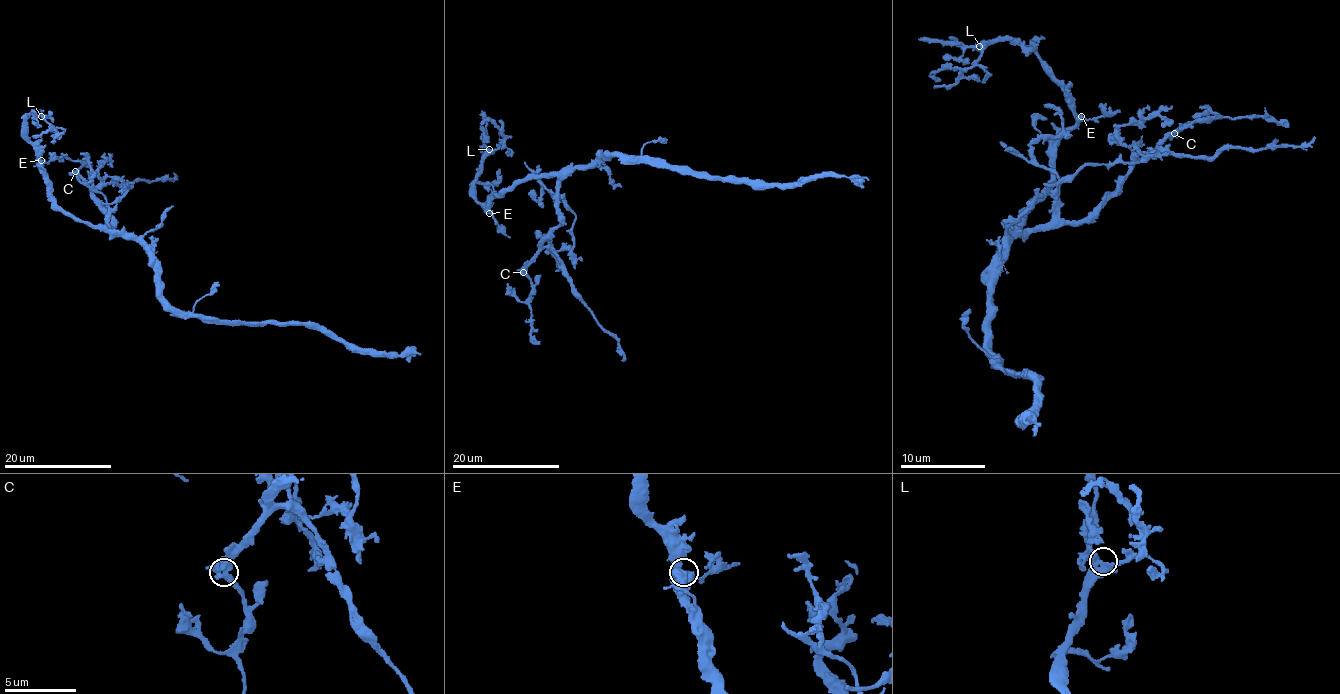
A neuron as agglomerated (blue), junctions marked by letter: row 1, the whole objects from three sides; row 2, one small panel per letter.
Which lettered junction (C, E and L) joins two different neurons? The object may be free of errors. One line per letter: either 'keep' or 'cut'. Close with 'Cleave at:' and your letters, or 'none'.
C: keep
E: keep
L: keep
Cleave at: none

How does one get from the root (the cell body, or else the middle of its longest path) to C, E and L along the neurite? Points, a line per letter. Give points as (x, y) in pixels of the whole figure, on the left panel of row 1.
C: (151, 255), (137, 242), (111, 231), (111, 217), (76, 171)
E: (151, 255), (132, 239), (111, 235), (70, 217), (53, 199), (52, 183), (42, 172), (41, 160)
L: (151, 255), (132, 239), (76, 221), (56, 203), (28, 136), (26, 120), (34, 112), (41, 116)

